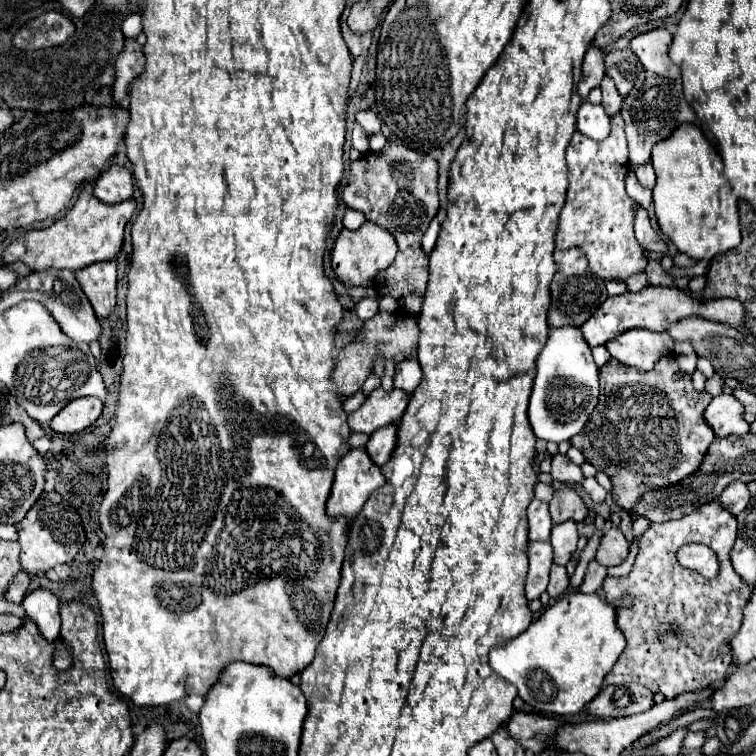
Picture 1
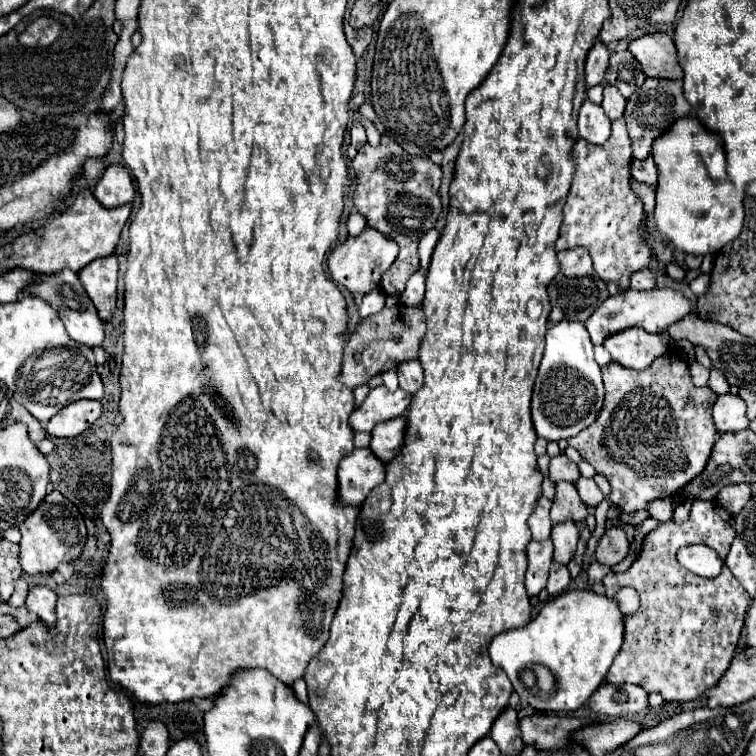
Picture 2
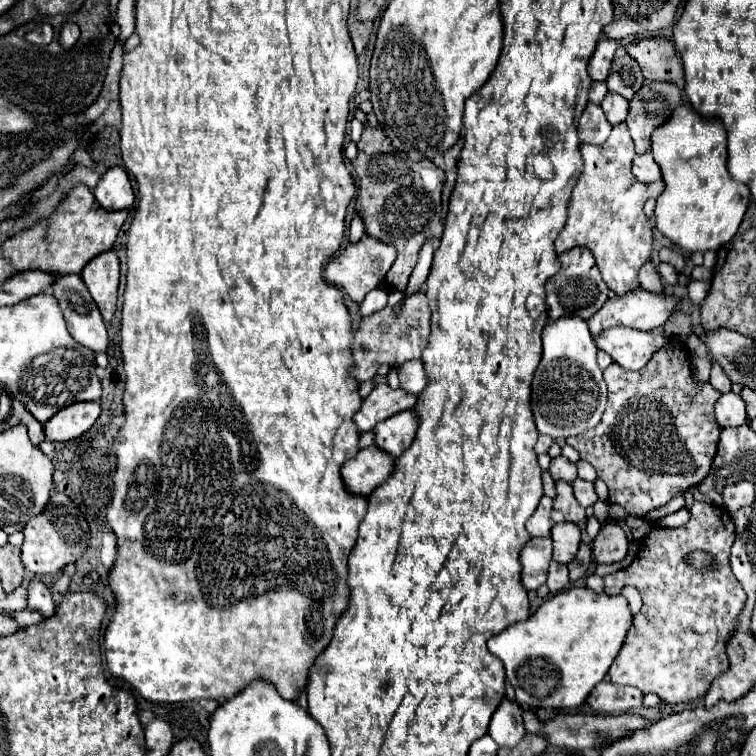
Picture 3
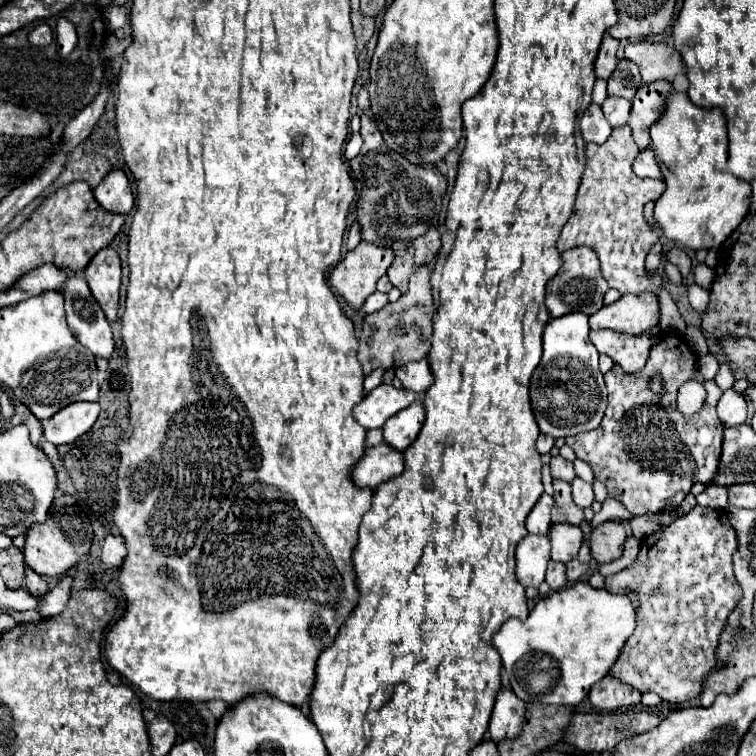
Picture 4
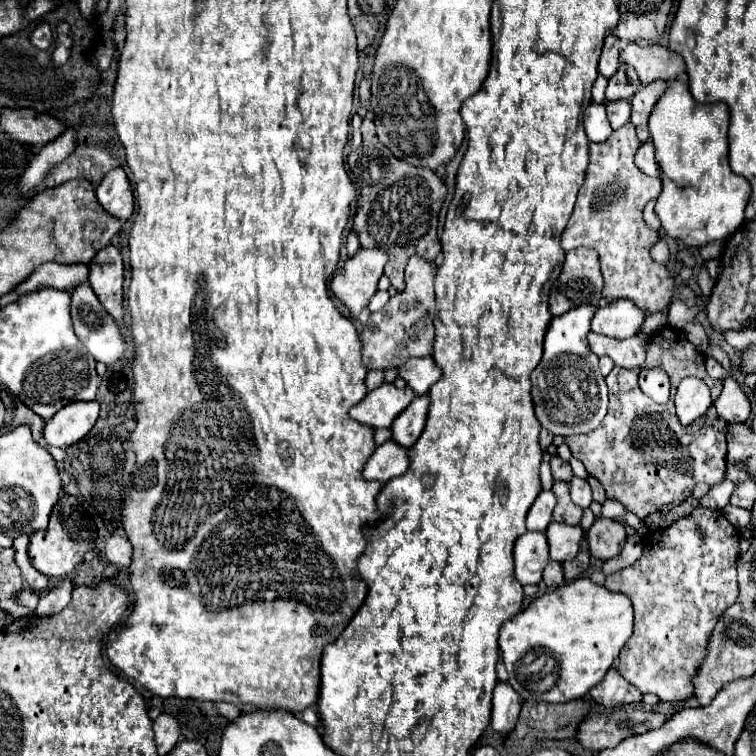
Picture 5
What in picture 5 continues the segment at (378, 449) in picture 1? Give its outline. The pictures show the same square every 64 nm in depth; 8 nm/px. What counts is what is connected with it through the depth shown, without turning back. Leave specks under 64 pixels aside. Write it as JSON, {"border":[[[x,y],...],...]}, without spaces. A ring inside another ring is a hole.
{"border":[[[428,394],[416,396],[416,400],[412,400],[412,404],[396,418],[396,424],[392,424],[394,442],[398,442],[404,448],[410,448],[416,444],[426,424],[428,406],[430,406]]]}

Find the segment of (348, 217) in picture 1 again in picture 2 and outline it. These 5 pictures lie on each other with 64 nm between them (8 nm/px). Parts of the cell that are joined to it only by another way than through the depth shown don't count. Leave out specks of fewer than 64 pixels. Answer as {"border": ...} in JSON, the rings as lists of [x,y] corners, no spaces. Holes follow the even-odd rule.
{"border":[[[358,212],[350,214],[350,218],[348,218],[348,232],[350,232],[350,236],[358,236],[364,230],[364,226],[366,226],[366,220]]]}

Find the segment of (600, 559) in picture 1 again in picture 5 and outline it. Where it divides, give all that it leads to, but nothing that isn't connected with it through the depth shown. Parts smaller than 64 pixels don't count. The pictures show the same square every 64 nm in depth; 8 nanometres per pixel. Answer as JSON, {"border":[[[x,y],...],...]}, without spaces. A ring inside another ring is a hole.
{"border":[[[596,518],[590,530],[586,532],[588,548],[594,558],[610,560],[620,554],[624,542],[626,542],[626,528],[618,520],[610,518]]]}

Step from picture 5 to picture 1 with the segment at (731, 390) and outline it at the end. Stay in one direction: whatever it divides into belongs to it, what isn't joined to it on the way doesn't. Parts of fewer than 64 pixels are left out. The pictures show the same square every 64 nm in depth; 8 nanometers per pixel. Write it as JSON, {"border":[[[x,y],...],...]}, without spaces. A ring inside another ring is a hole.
{"border":[[[732,394],[714,396],[710,406],[704,412],[710,428],[716,432],[718,438],[726,438],[730,434],[744,436],[748,434],[750,426],[744,420],[744,412],[740,402]]]}

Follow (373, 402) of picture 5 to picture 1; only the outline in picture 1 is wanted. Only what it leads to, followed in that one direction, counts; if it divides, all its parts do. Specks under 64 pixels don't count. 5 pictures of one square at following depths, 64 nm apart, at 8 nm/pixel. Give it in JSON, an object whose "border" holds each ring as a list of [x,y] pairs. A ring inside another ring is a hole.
{"border":[[[376,388],[364,404],[348,416],[348,426],[352,432],[372,434],[376,428],[400,422],[410,396],[398,388],[386,392],[384,388]]]}

